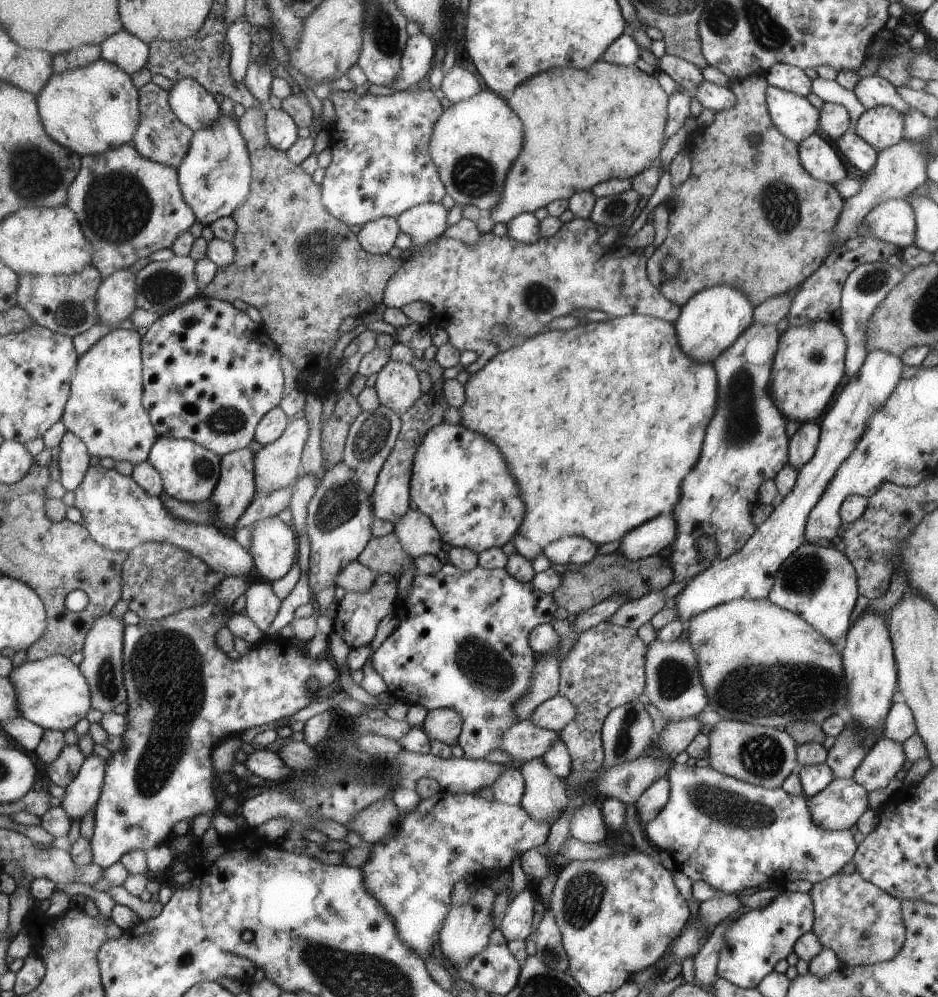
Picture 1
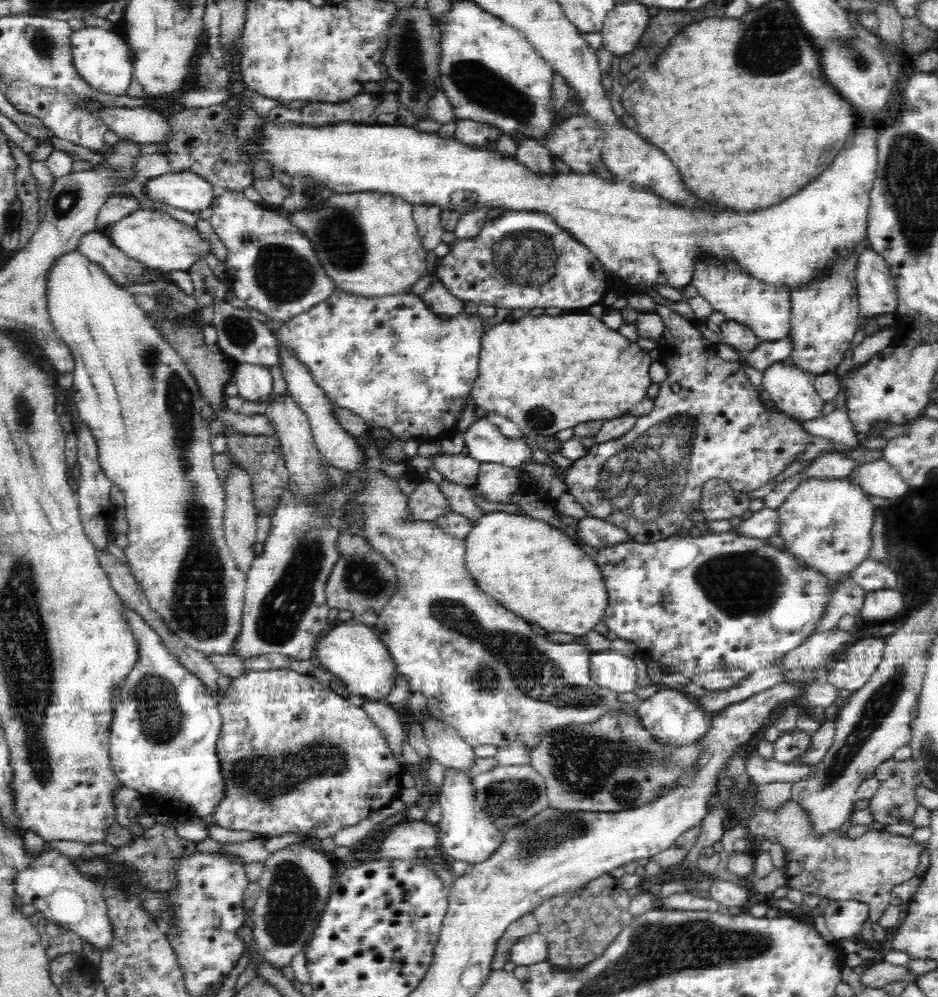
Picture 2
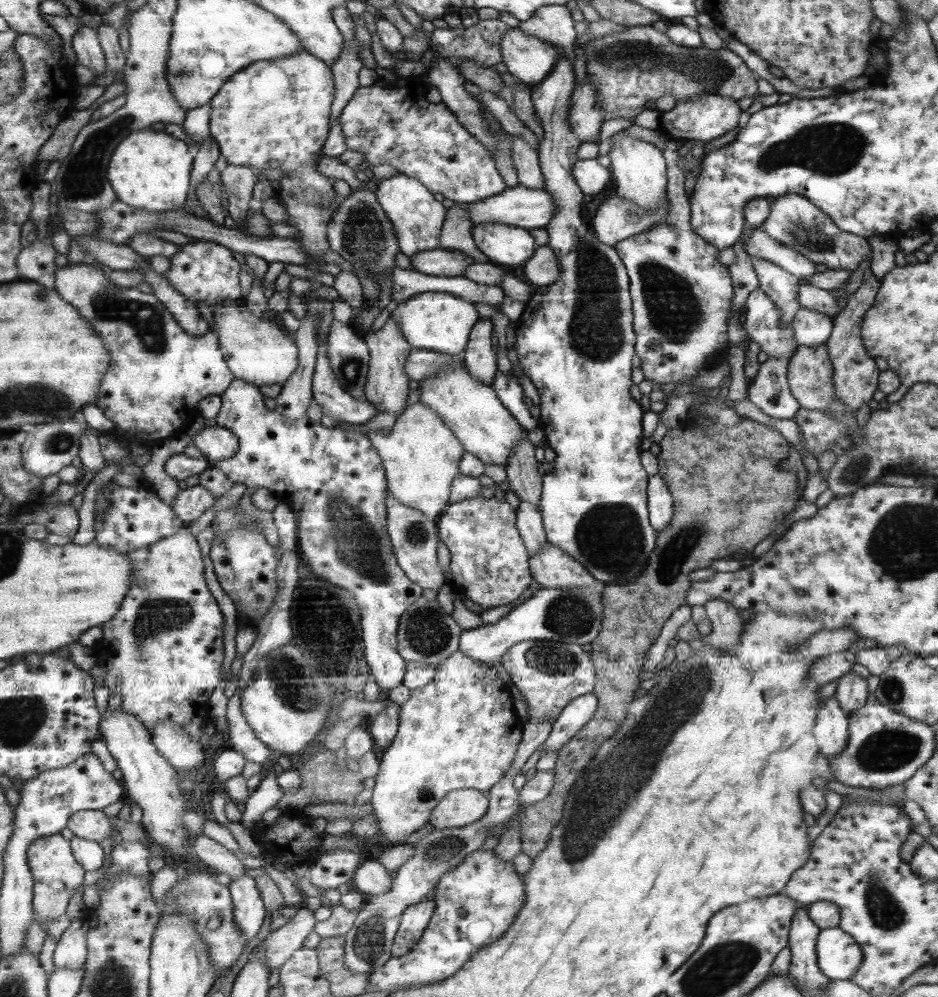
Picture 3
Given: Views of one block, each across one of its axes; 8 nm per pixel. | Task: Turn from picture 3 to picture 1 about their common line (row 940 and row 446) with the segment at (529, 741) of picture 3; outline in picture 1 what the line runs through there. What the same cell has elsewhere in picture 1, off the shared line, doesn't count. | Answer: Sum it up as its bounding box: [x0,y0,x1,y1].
[342,405,401,495]

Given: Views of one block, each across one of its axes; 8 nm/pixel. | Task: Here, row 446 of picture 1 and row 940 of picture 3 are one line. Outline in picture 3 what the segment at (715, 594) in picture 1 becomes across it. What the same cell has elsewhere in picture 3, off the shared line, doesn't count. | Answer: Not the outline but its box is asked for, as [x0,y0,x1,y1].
[816,926,865,980]

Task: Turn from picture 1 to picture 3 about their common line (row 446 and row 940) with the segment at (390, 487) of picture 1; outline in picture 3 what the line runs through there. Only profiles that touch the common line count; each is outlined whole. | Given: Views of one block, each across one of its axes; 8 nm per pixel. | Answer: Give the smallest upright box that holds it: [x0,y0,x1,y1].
[391,900,436,959]

